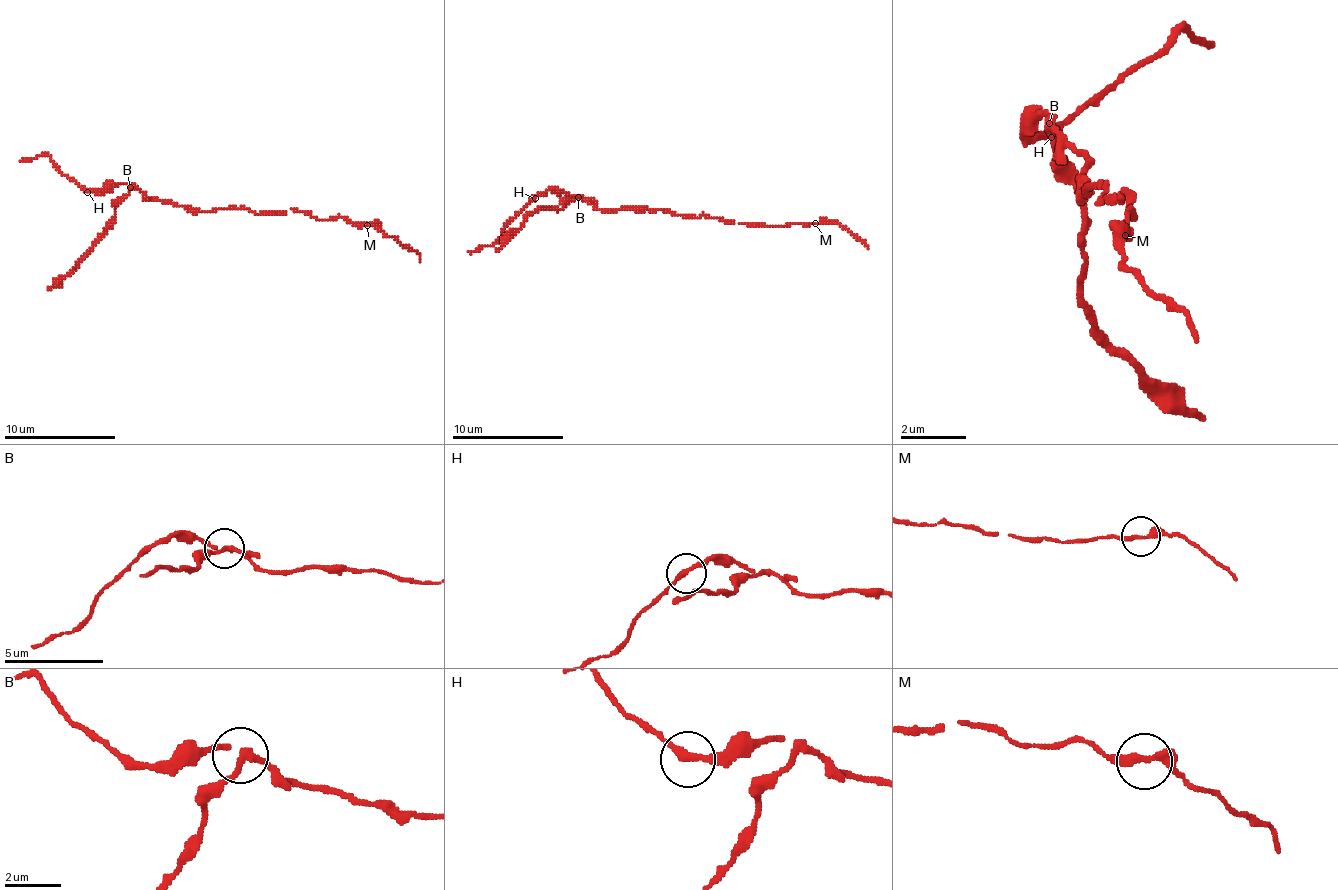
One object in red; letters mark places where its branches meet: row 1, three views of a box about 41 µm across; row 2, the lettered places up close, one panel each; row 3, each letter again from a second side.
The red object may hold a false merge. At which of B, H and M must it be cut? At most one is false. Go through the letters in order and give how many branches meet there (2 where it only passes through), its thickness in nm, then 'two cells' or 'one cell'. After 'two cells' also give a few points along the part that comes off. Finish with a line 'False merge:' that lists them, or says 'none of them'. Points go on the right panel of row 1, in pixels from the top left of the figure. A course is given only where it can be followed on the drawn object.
B: 3 branches meet; 200 nm thick; two cells; foreign part runs (1051, 121), (1051, 145), (1084, 178), (1084, 316), (1206, 423)
H: 2 branches meet; 240 nm thick; one cell
M: 3 branches meet; 240 nm thick; one cell
False merge: B

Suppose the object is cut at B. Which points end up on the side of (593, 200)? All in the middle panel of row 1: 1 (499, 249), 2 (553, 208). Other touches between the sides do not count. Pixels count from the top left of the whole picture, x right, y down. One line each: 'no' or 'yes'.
1: no
2: no

